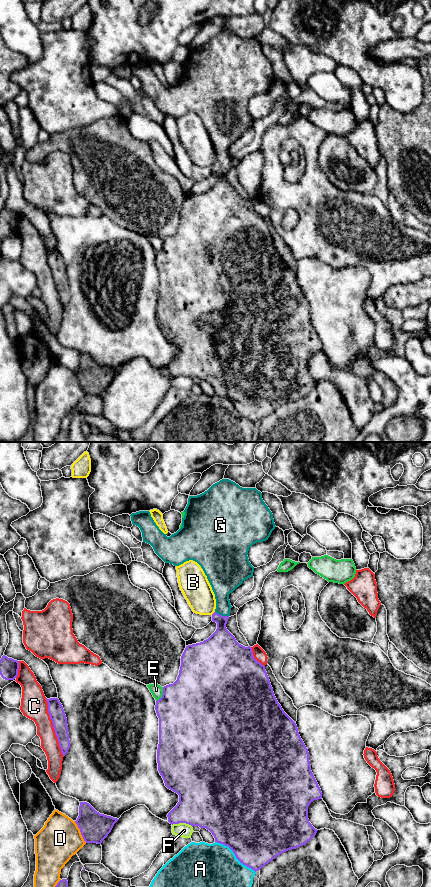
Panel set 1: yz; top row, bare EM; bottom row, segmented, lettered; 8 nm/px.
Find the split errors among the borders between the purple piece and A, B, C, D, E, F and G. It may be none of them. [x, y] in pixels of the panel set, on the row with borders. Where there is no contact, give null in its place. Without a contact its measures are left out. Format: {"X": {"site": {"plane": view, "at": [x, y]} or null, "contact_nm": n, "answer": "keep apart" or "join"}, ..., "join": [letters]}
{"A": {"site": {"plane": "yz", "at": [235, 855]}, "contact_nm": 420, "answer": "keep apart"}, "B": {"site": {"plane": "yz", "at": [213, 613]}, "contact_nm": 40, "answer": "keep apart"}, "C": {"site": {"plane": "yz", "at": [53, 727]}, "contact_nm": 500, "answer": "keep apart"}, "D": {"site": {"plane": "yz", "at": [80, 831]}, "contact_nm": 200, "answer": "keep apart"}, "E": {"site": {"plane": "yz", "at": [162, 694]}, "contact_nm": 130, "answer": "keep apart"}, "F": {"site": {"plane": "yz", "at": [182, 822]}, "contact_nm": 170, "answer": "keep apart"}, "G": {"site": {"plane": "yz", "at": [221, 615]}, "contact_nm": 120, "answer": "join"}, "join": ["G"]}

